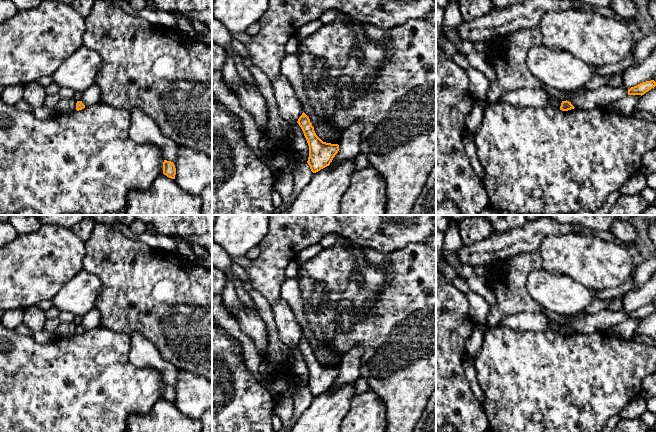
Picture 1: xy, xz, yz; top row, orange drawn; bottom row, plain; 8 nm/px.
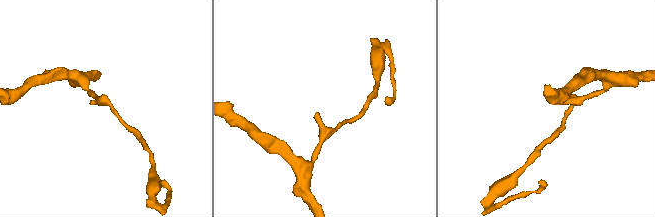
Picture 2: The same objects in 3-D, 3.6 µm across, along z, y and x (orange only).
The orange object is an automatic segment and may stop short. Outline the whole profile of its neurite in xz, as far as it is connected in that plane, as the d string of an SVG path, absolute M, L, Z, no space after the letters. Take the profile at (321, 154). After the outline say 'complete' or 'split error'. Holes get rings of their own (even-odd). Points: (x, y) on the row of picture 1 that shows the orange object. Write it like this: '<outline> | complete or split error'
M303 112L297 123L301 127L309 146L308 165L313 173L327 167L339 151L338 144L323 142L315 133L309 117Z | complete

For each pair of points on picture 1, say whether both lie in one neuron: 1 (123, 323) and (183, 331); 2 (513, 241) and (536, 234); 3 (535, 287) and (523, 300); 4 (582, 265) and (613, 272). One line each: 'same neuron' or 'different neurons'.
1: same neuron
2: same neuron
3: different neurons
4: same neuron

